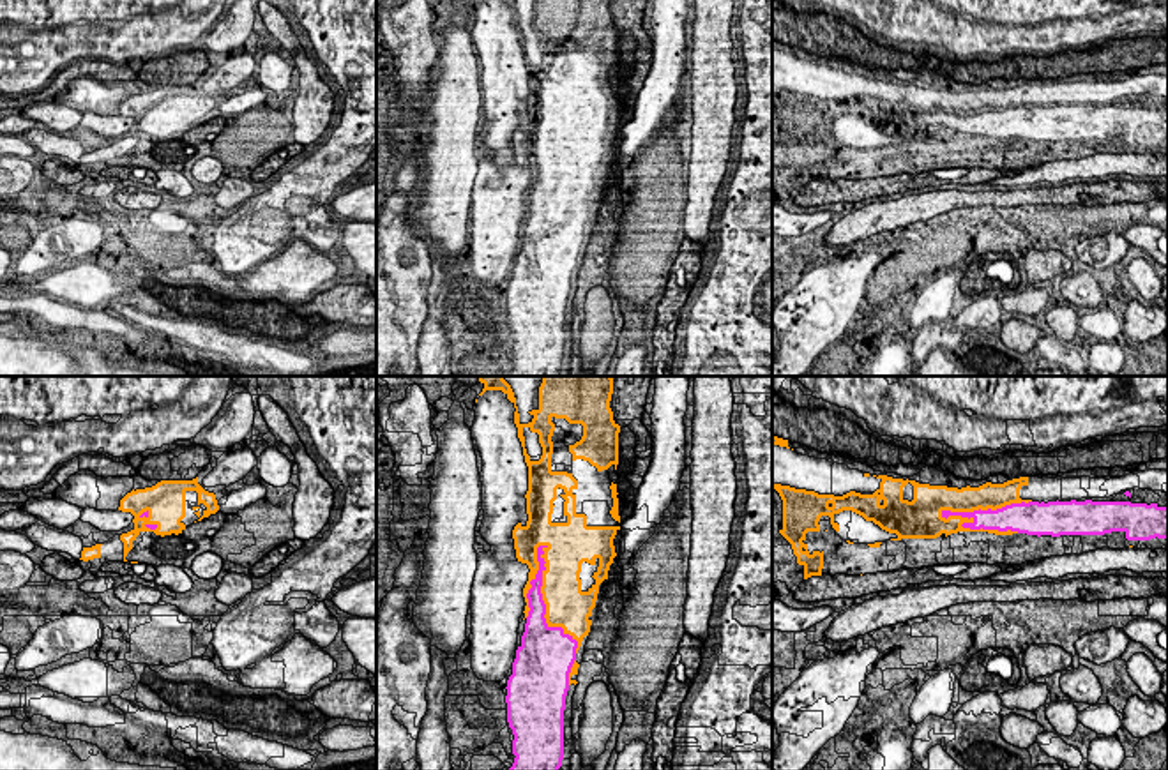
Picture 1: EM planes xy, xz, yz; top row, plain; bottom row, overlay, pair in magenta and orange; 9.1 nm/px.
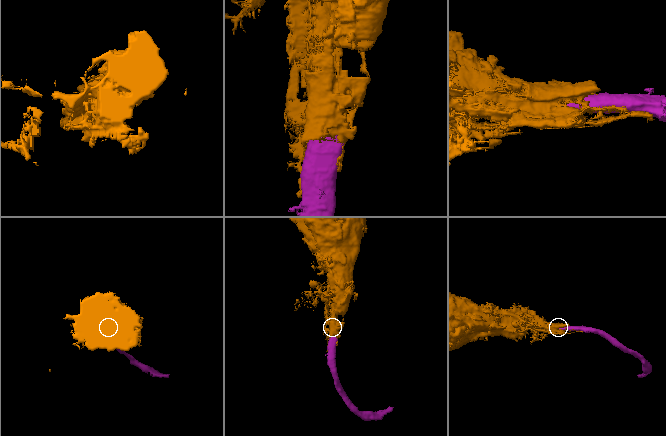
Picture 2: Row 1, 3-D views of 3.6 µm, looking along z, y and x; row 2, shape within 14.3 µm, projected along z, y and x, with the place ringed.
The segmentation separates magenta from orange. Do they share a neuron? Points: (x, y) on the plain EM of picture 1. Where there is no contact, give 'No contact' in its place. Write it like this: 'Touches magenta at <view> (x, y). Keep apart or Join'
Touches magenta at xz (545, 209). Join

